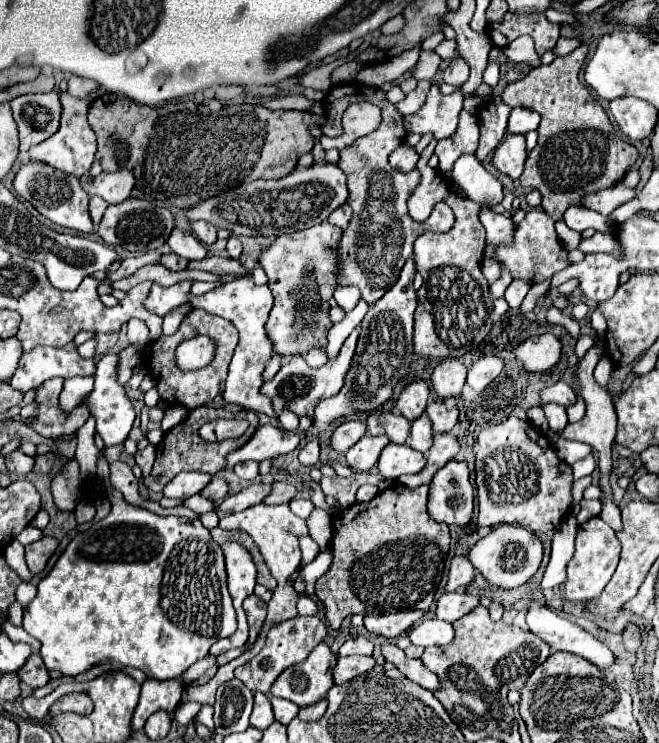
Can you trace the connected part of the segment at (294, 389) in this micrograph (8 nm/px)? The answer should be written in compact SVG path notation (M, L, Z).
M359 328L353 330L353 334L345 340L345 344L343 344L343 348L341 348L341 354L337 356L337 360L335 360L333 364L325 364L325 366L319 368L319 370L311 370L311 368L305 364L305 360L303 360L301 356L297 356L297 358L289 360L289 364L285 364L285 366L275 374L275 378L271 378L269 382L265 382L265 384L261 386L261 394L271 400L275 414L281 414L281 410L287 408L287 410L295 412L299 418L307 416L307 418L311 420L311 424L315 426L315 424L317 424L317 422L315 422L315 416L313 416L315 406L317 406L317 402L319 402L321 398L331 398L331 396L335 396L335 394L341 390L343 376L345 376L345 372L347 372L347 368L349 368L349 364L351 364L353 352L355 352L357 336L359 336Z

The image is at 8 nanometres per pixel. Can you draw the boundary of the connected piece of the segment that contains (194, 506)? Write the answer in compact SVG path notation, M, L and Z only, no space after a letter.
M200 493L187 498L183 503L183 506L188 507L196 513L206 513L212 511L215 505L215 502L201 496Z

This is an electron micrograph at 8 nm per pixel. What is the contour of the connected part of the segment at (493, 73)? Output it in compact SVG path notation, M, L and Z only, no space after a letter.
M489 62L487 70L485 70L485 74L483 74L483 82L489 84L489 86L497 86L497 82L499 82L499 64Z

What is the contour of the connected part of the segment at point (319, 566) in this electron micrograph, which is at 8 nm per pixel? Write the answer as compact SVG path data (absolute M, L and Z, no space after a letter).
M325 550L325 552L321 552L311 564L307 564L305 568L303 568L303 578L305 578L305 582L307 582L307 594L311 596L311 598L315 598L315 582L329 570L329 566L333 564L333 556L331 556L331 550Z

